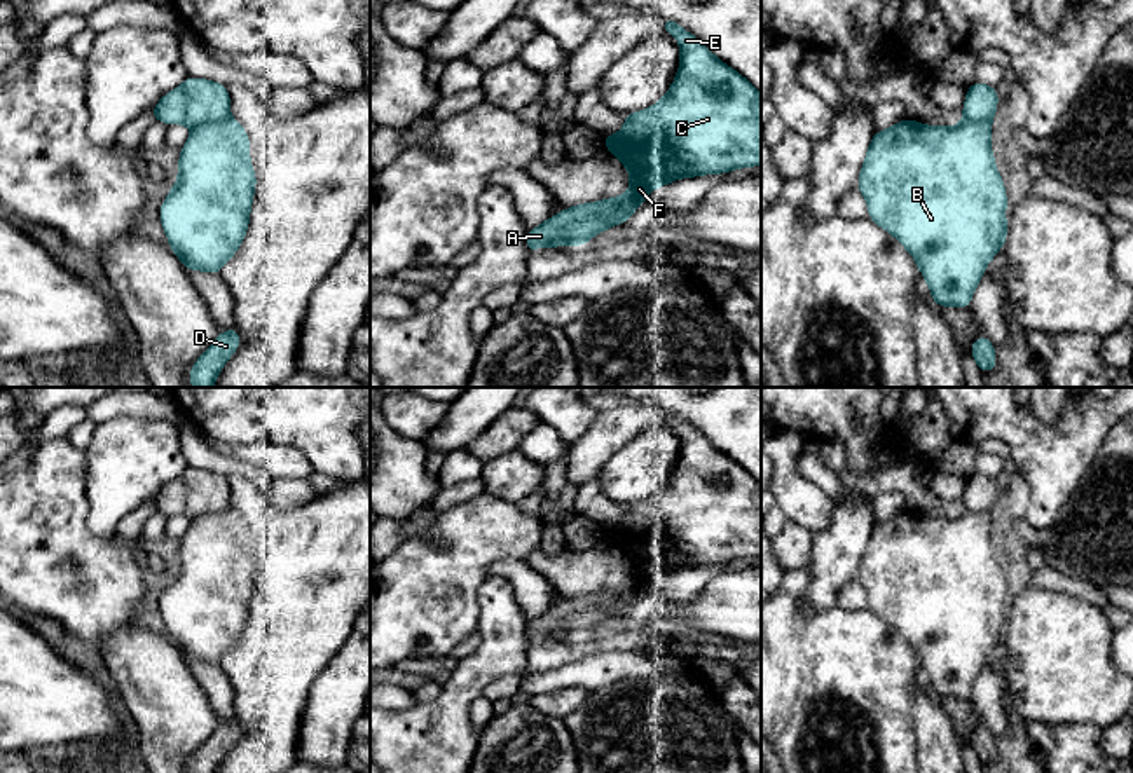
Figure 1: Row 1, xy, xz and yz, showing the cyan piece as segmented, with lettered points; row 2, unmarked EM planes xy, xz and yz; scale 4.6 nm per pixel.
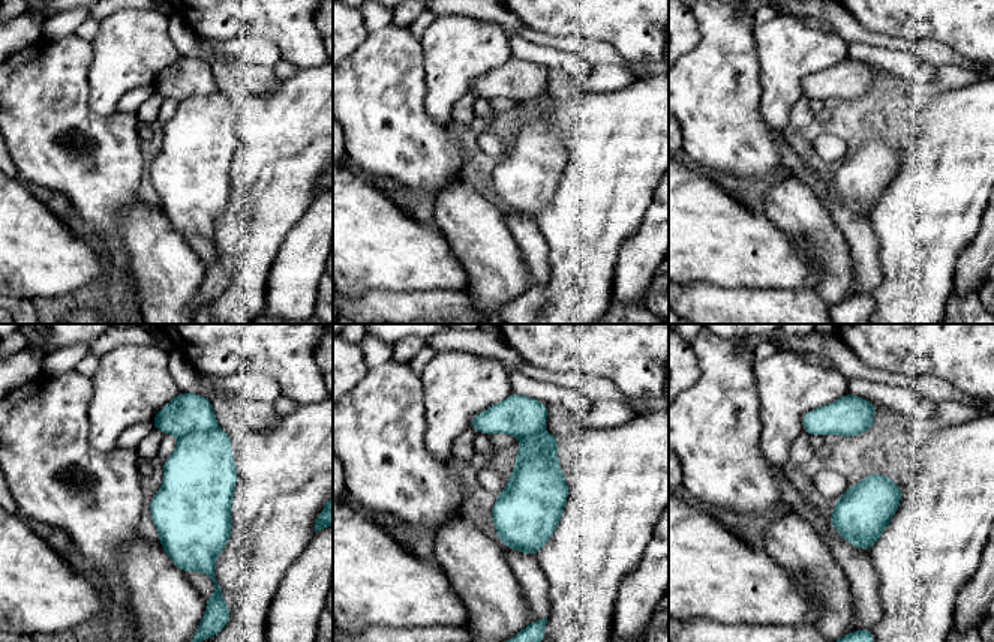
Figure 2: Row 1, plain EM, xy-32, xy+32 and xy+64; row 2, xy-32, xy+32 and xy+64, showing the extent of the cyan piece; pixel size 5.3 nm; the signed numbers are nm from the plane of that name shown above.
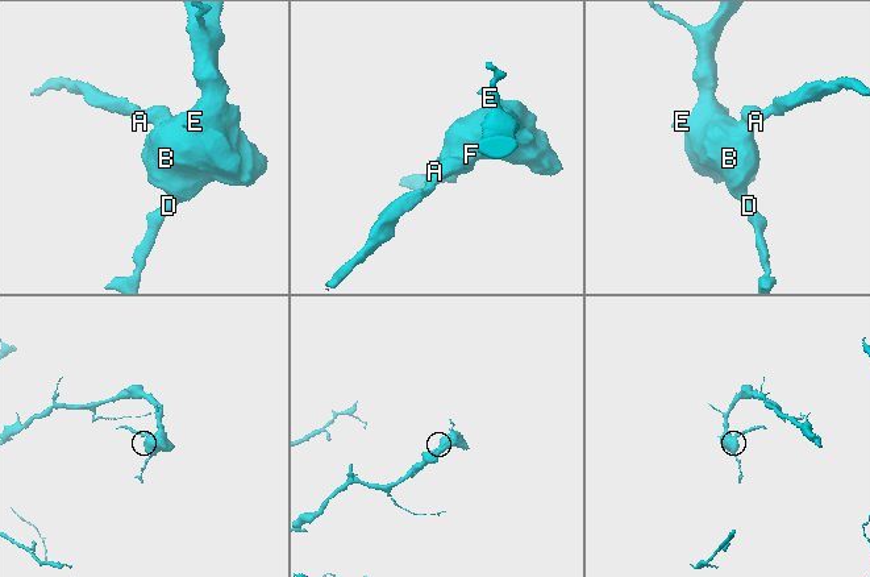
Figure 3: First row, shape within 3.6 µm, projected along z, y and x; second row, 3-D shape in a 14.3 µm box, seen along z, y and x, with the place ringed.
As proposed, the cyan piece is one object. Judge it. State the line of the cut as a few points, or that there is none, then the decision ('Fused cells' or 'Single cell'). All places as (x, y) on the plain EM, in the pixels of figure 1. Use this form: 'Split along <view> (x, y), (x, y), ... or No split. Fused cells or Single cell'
Split along xy (229, 506), (201, 513), (192, 520). Fused cells

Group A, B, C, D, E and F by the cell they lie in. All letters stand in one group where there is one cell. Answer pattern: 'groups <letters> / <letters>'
groups A / B C D E F

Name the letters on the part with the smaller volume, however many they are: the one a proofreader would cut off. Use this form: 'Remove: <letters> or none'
Remove: A

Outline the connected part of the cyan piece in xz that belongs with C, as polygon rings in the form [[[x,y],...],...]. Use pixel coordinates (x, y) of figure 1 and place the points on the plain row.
[[[665,408],[660,412],[660,421],[674,426],[681,440],[679,462],[670,480],[653,497],[623,504],[625,518],[620,523],[602,527],[602,537],[630,565],[625,586],[601,592],[613,600],[608,609],[611,616],[627,616],[635,600],[648,592],[651,579],[660,579],[679,569],[761,557],[761,485],[677,412]]]

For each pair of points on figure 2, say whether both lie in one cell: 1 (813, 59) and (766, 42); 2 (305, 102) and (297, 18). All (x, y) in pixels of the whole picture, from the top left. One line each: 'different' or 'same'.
1: same
2: different

